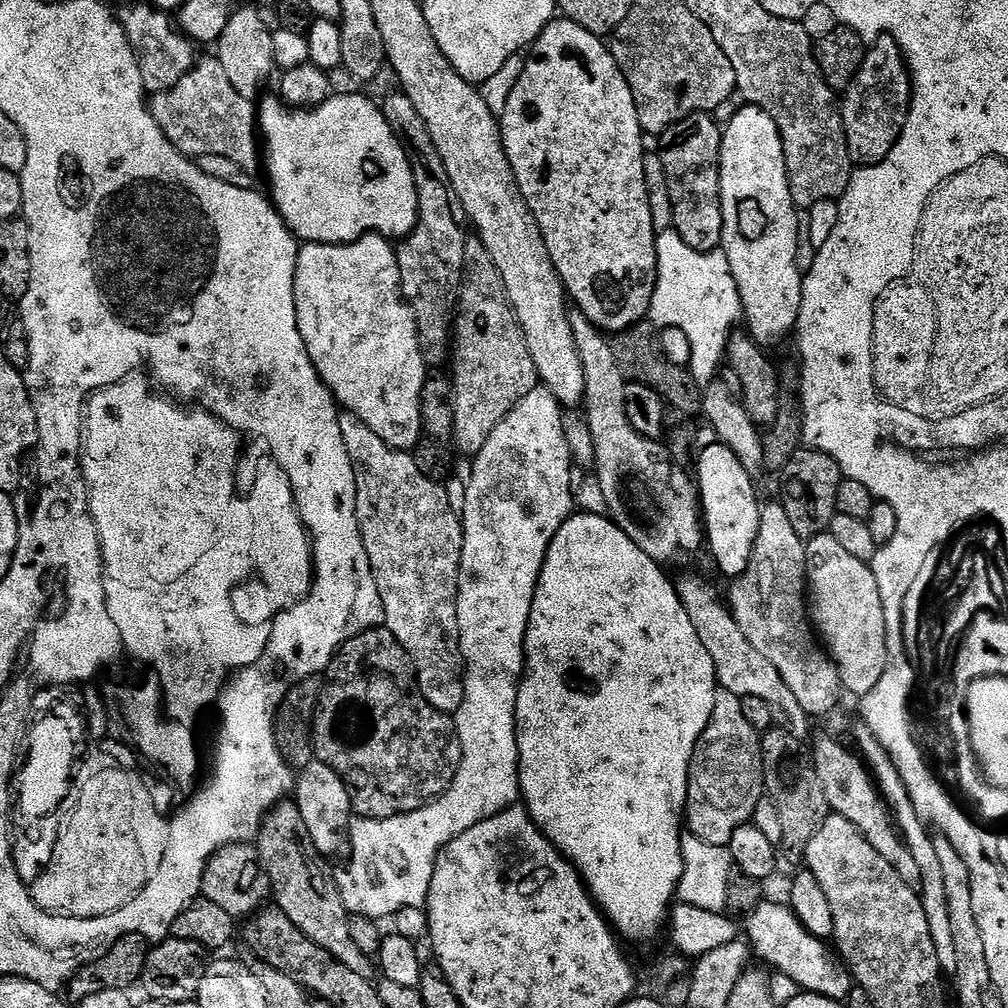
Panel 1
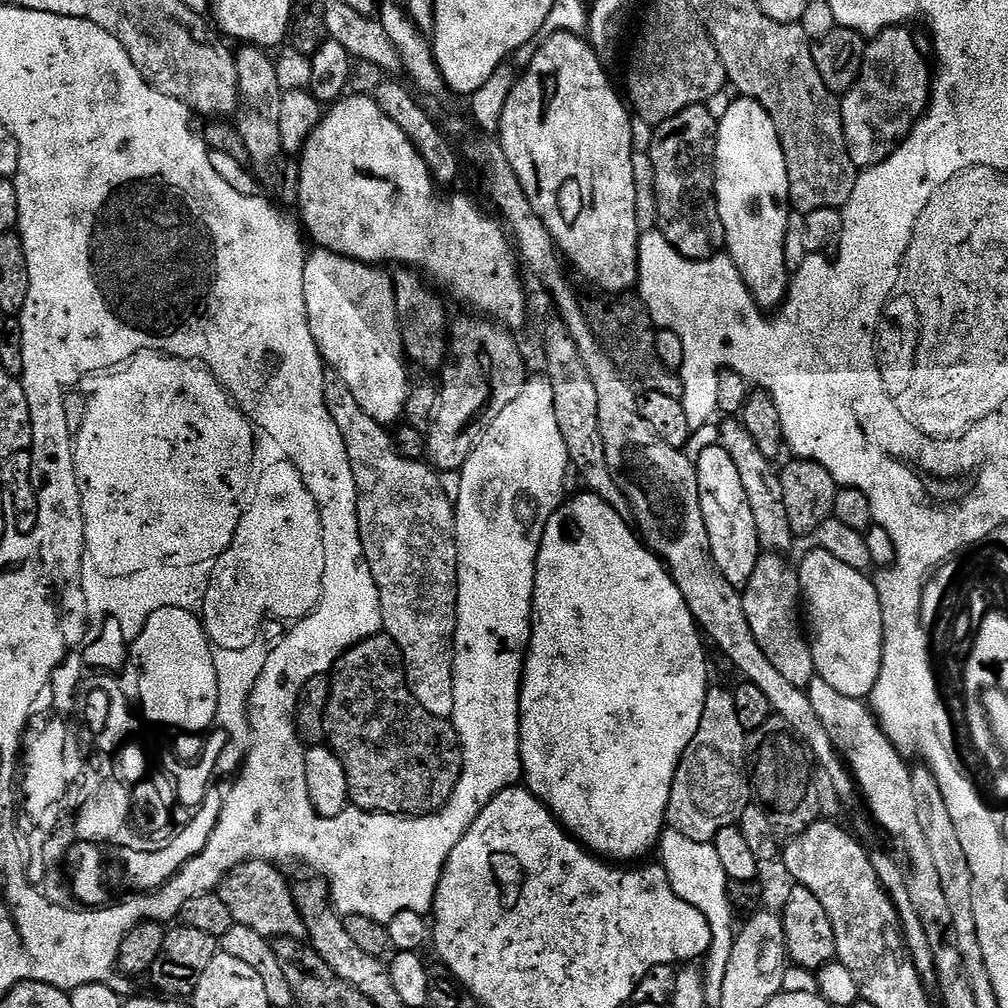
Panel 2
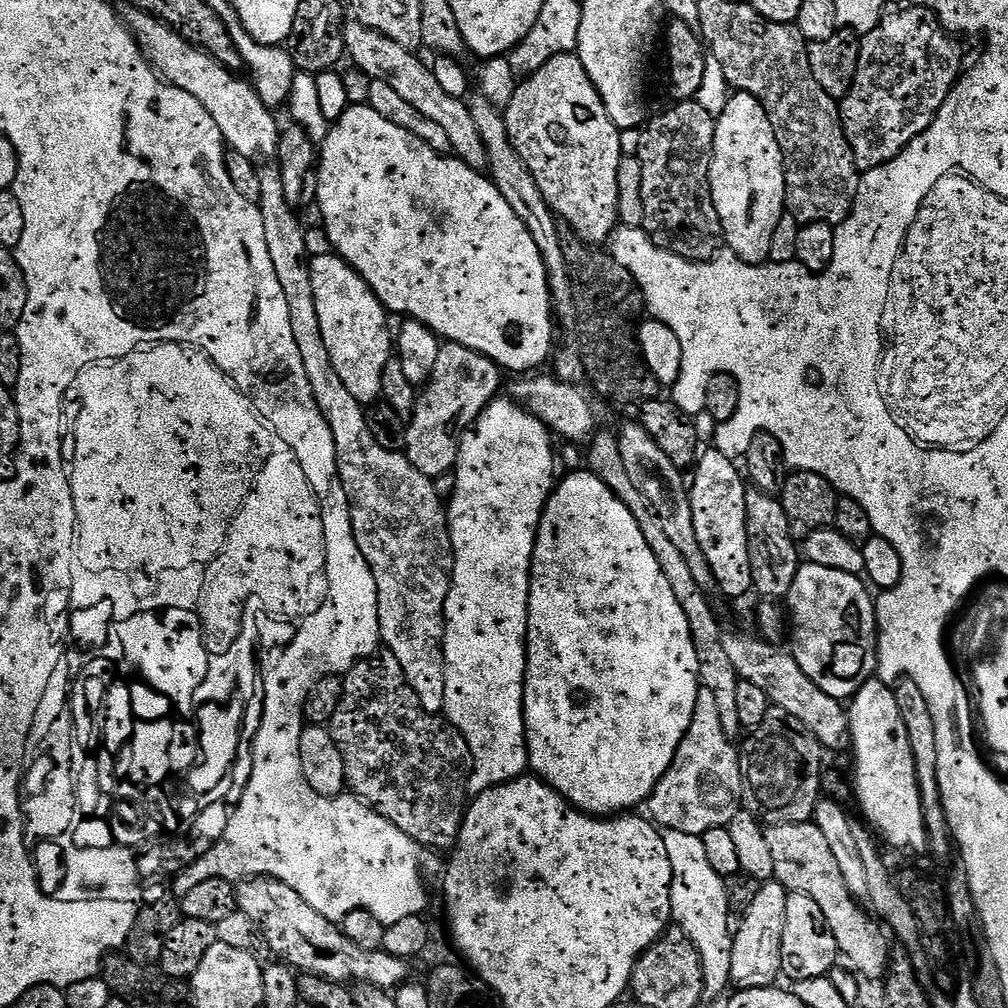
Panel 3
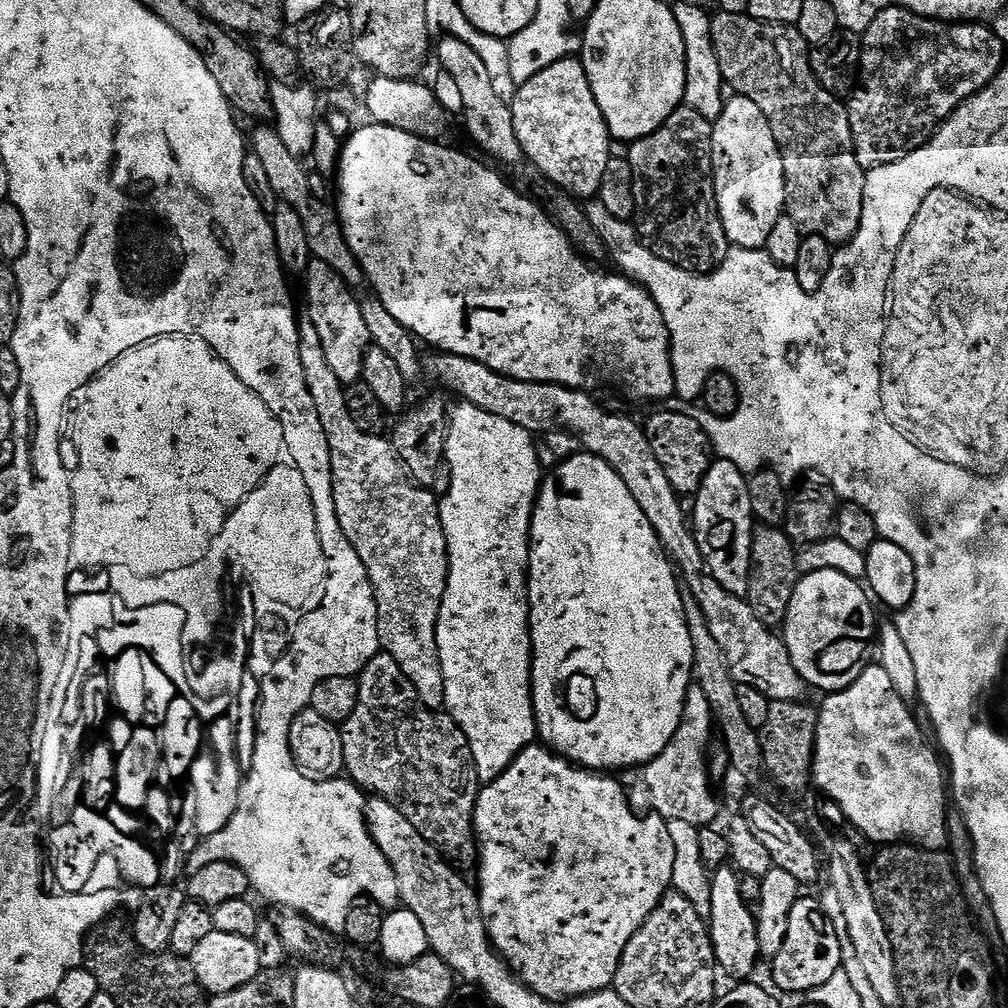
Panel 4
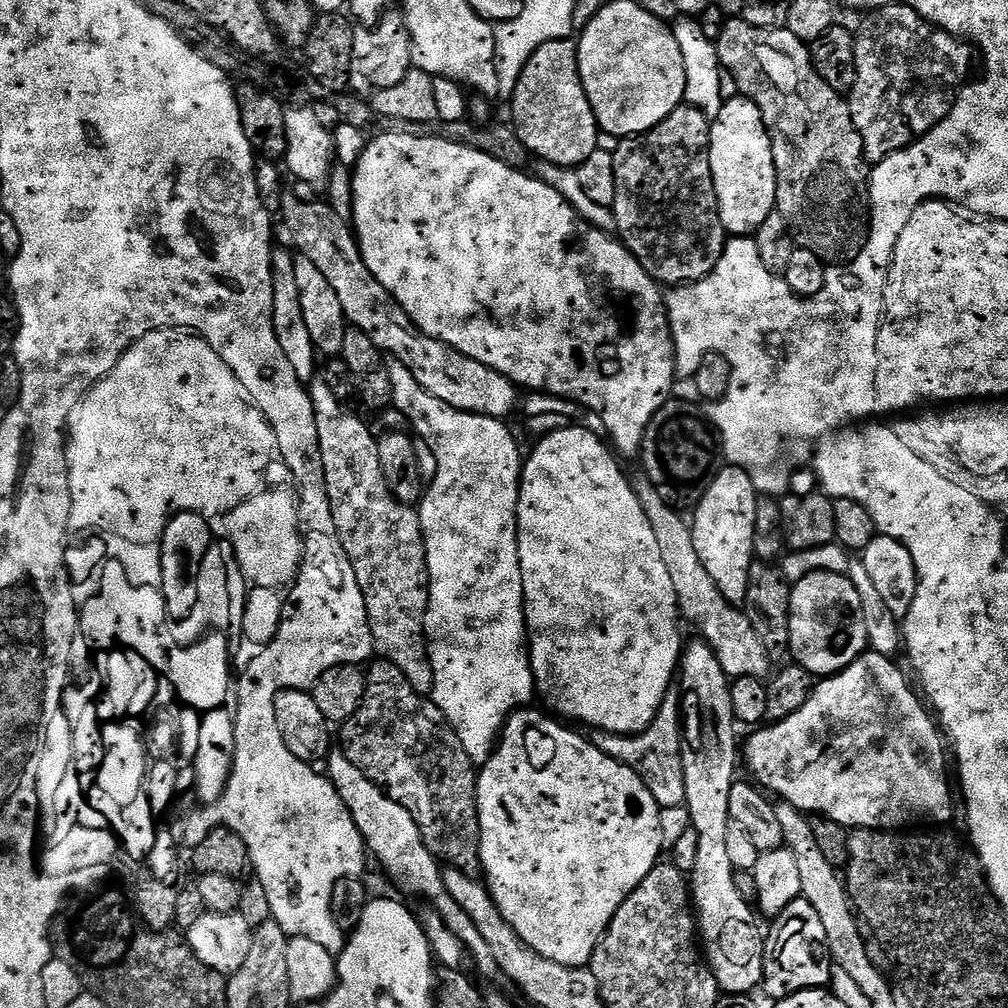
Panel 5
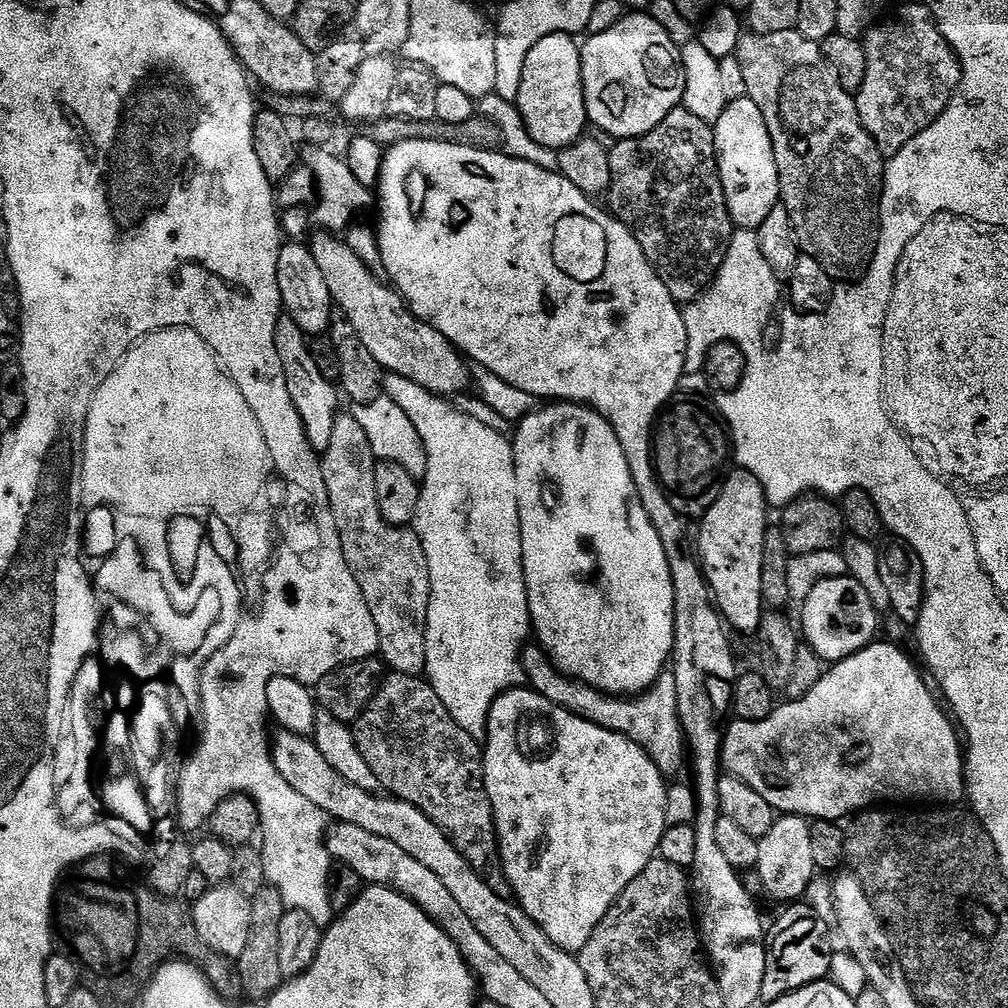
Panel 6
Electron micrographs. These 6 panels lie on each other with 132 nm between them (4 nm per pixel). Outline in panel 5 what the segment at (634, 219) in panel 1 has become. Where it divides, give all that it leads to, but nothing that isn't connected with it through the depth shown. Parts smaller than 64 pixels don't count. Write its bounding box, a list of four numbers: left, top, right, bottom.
[511,38,602,168]

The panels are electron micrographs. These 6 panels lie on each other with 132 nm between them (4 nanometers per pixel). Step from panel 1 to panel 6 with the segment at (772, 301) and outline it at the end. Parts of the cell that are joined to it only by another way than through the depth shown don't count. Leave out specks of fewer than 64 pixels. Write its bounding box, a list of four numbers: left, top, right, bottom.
[714,95,780,230]

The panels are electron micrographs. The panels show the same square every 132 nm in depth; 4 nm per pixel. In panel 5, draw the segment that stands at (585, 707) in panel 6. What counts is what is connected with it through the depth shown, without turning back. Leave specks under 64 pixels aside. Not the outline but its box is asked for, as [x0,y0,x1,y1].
[590,715,686,809]

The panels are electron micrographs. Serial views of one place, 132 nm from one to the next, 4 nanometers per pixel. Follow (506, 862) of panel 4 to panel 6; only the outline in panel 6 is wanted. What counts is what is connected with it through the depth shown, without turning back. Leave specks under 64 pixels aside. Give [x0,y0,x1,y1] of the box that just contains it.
[482,686,666,954]

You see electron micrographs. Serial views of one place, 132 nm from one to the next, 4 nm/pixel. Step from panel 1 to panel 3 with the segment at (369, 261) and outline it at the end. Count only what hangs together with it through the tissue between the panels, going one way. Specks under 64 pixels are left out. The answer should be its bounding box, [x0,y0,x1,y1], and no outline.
[310,254,394,406]

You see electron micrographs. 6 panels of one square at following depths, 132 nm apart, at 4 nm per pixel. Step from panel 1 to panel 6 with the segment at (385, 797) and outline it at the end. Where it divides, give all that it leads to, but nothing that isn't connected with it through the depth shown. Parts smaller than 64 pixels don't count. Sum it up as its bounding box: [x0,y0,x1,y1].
[354,671,498,874]

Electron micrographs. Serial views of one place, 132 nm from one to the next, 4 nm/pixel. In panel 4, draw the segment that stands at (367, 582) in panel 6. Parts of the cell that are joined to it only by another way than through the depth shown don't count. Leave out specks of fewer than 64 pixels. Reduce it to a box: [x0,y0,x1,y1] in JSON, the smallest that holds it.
[298,318,448,709]

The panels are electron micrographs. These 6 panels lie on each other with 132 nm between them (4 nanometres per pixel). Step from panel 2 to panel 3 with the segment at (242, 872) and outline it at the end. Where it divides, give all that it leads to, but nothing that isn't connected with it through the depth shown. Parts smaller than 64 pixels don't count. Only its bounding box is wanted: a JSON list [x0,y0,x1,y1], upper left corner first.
[236,876,409,990]

